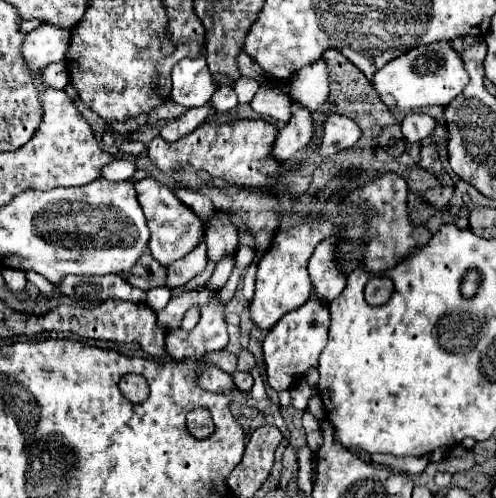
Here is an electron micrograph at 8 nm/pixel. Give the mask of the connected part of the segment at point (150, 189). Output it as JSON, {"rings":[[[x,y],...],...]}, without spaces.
{"rings":[[[152,177],[138,181],[136,183],[136,191],[138,191],[138,203],[144,209],[146,223],[148,223],[148,229],[150,229],[148,249],[150,249],[152,257],[158,263],[168,267],[170,263],[174,263],[176,259],[184,257],[186,253],[190,253],[200,243],[202,231],[204,231],[204,223],[168,187],[160,185]]]}

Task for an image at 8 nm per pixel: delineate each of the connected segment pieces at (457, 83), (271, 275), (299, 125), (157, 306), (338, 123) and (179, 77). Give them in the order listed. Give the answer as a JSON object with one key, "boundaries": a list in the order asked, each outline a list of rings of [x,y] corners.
{"boundaries":[[[[436,41],[432,45],[420,45],[414,47],[412,51],[392,59],[390,63],[386,63],[378,73],[374,73],[372,77],[372,87],[378,95],[378,99],[388,107],[388,109],[402,109],[402,111],[416,111],[420,107],[426,105],[448,105],[456,95],[462,93],[462,89],[468,83],[468,73],[464,71],[464,63],[460,59],[460,55],[456,55],[456,51],[452,51],[448,41]]],[[[284,215],[282,217],[282,231],[274,237],[272,249],[262,257],[258,265],[258,275],[256,275],[256,295],[250,303],[250,319],[254,325],[260,329],[268,331],[272,329],[286,313],[302,307],[310,295],[312,287],[308,287],[308,259],[314,253],[314,247],[324,241],[326,237],[336,235],[338,227],[330,225],[328,221],[316,221],[316,219],[304,219],[296,215]]],[[[292,101],[292,119],[290,123],[278,133],[272,149],[272,157],[278,163],[288,161],[298,149],[306,147],[312,139],[312,113]]],[[[156,287],[152,291],[148,291],[148,299],[146,303],[154,309],[154,311],[162,311],[166,307],[166,303],[170,301],[170,291],[168,287]]],[[[328,115],[324,123],[324,139],[320,143],[320,155],[334,155],[352,147],[360,139],[360,127],[342,115]]],[[[204,57],[184,59],[172,69],[172,99],[174,103],[192,109],[202,107],[214,93],[214,81]]]]}

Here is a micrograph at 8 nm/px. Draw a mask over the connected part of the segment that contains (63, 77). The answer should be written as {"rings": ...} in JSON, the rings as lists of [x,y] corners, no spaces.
{"rings":[[[50,63],[44,71],[42,71],[42,79],[48,87],[56,87],[62,89],[68,85],[68,73],[66,73],[66,63]]]}

